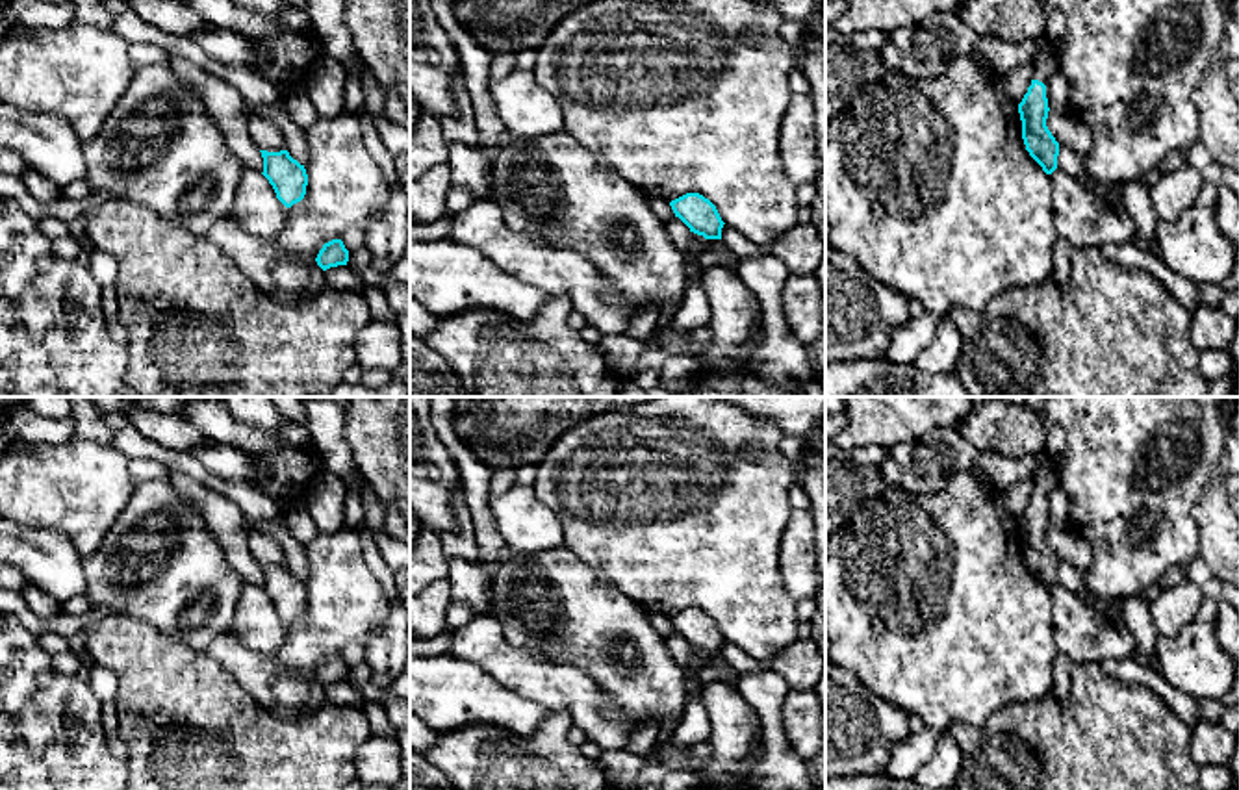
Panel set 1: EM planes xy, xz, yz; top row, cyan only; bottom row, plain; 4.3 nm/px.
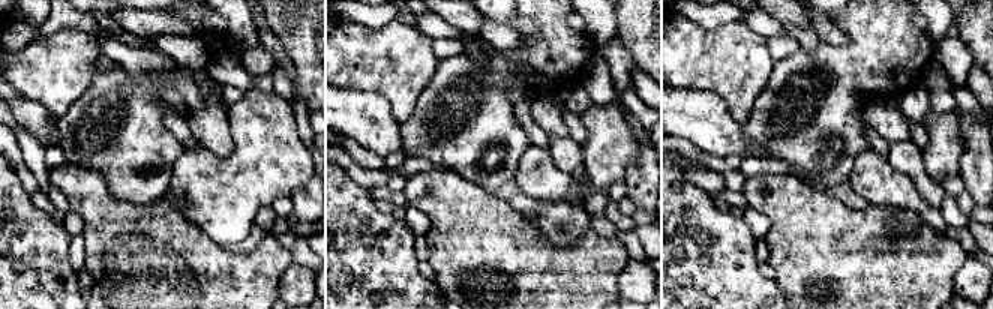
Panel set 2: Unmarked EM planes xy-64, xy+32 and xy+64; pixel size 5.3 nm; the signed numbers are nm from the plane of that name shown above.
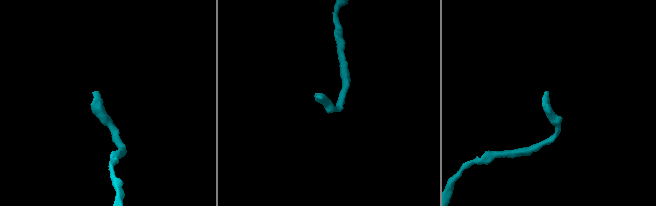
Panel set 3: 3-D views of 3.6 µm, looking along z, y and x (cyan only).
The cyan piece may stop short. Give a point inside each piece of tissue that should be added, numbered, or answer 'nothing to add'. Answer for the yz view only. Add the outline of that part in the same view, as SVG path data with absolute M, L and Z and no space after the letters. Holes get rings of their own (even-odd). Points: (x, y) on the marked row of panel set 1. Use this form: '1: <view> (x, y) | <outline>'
1: yz (1047, 62) | M1042 41L1033 59L1033 80L1046 85L1046 98L1050 98L1050 78L1059 70L1057 45Z

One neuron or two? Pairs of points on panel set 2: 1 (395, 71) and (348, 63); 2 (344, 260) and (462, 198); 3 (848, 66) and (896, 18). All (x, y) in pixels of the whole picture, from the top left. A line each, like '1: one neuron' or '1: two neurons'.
1: one neuron
2: two neurons
3: one neuron

